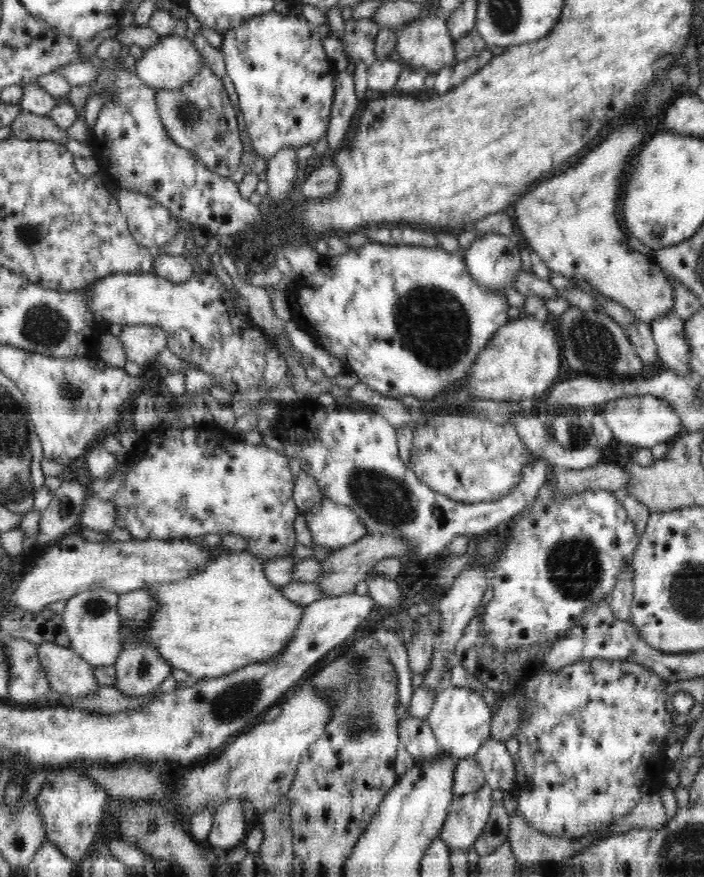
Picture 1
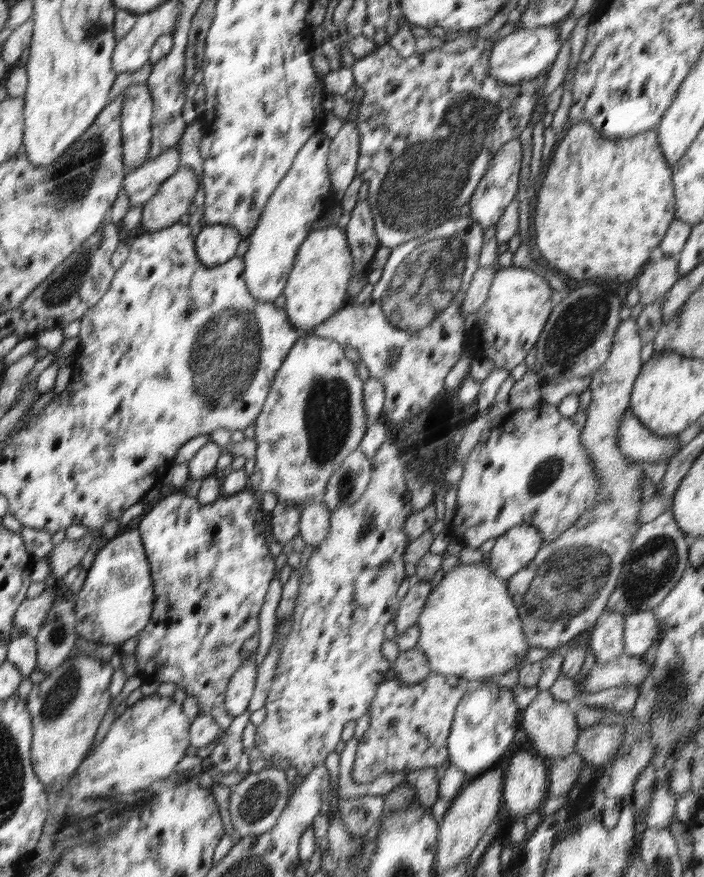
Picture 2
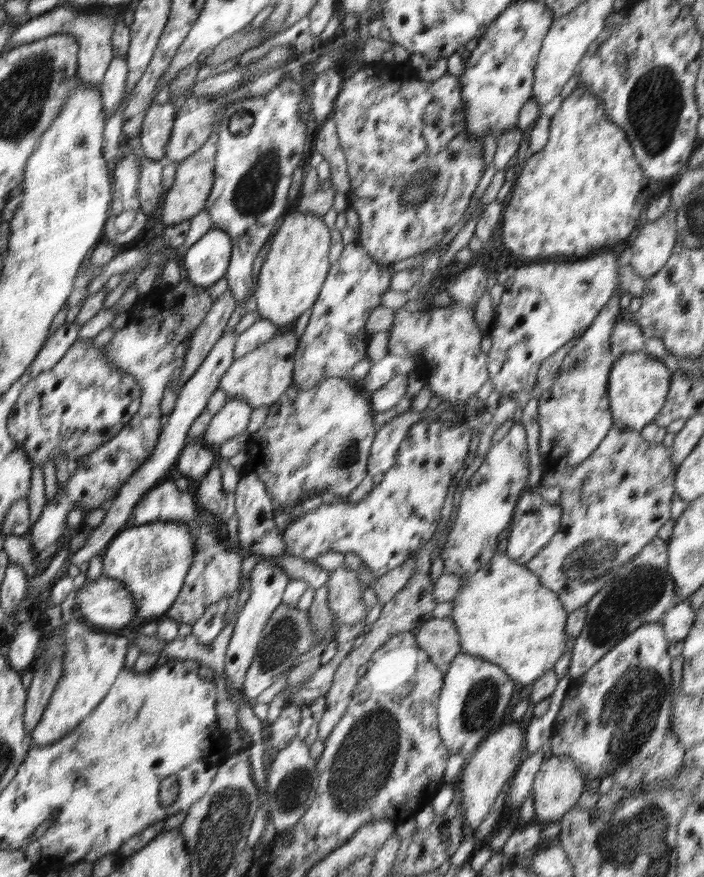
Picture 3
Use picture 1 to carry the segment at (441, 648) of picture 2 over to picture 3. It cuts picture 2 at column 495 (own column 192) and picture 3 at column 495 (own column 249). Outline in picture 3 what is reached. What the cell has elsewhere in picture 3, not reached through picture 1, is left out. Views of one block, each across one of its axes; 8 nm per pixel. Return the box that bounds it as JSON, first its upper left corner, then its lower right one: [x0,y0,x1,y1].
[448,552,568,687]

